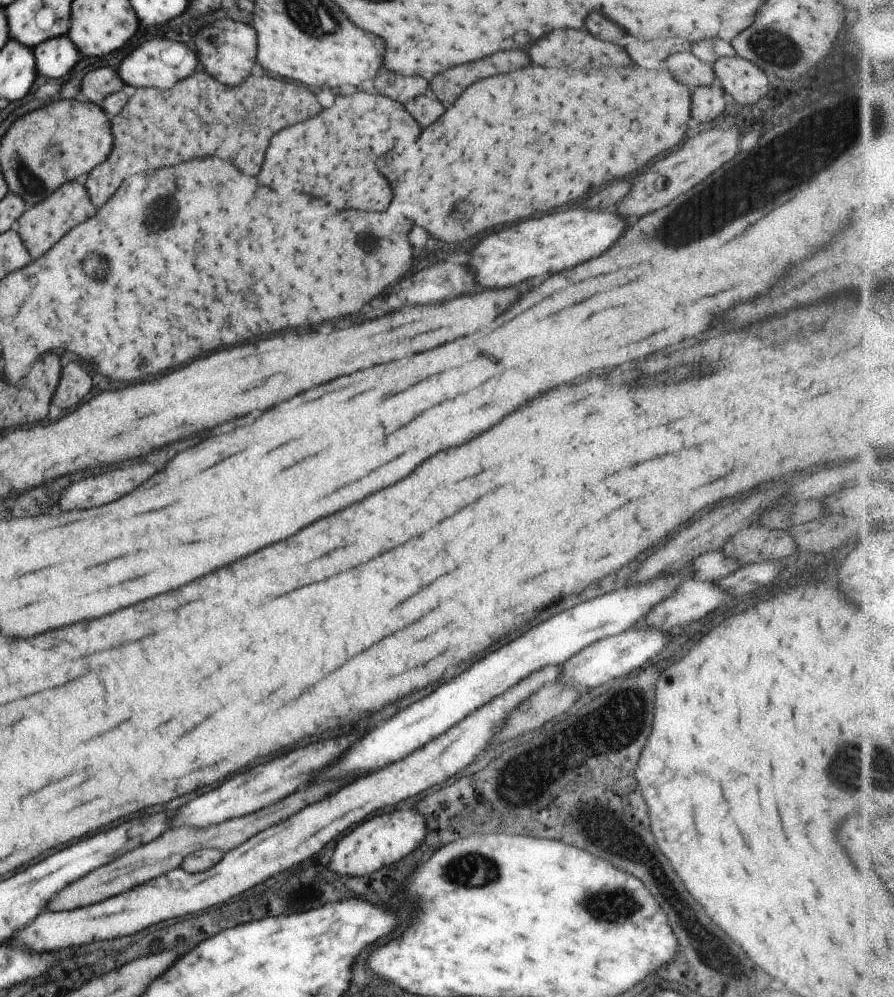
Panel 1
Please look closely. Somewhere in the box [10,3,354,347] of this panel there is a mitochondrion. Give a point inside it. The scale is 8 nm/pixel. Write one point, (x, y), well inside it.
(158, 217)

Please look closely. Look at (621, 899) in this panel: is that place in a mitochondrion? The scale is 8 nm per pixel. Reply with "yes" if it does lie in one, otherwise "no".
yes

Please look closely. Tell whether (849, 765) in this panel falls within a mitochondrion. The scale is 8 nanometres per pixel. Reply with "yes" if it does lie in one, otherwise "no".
yes

